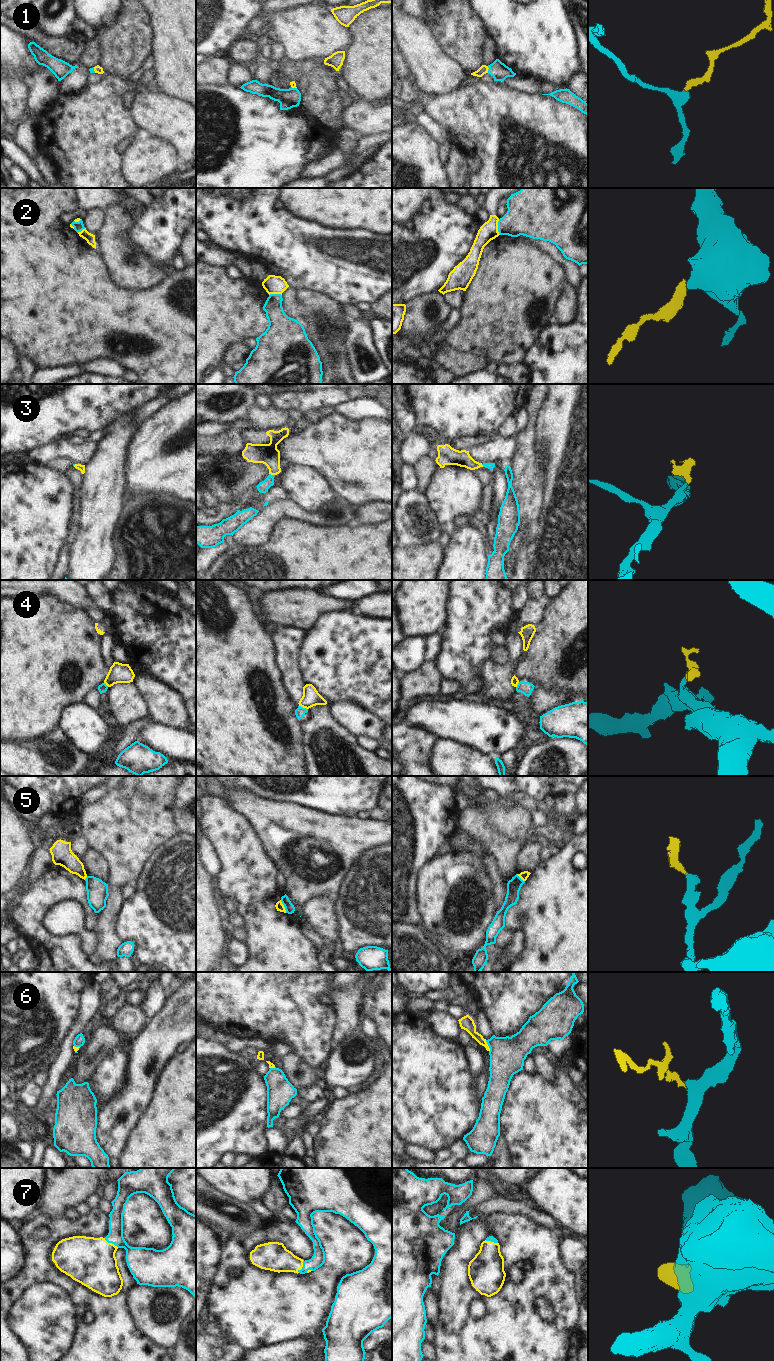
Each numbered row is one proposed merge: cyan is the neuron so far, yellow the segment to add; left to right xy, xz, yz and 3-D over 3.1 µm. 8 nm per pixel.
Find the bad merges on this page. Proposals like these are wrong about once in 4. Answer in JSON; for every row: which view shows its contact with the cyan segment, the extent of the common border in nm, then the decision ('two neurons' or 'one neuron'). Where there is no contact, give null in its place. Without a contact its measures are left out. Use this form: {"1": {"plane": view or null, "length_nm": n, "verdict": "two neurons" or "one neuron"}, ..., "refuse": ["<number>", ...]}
{"1": {"plane": "yz", "length_nm": 60, "verdict": "one neuron"}, "2": {"plane": "yz", "length_nm": 130, "verdict": "two neurons"}, "3": {"plane": "xz", "length_nm": 40, "verdict": "one neuron"}, "4": {"plane": "xz", "length_nm": 80, "verdict": "two neurons"}, "5": {"plane": "xz", "length_nm": 120, "verdict": "two neurons"}, "6": {"plane": "yz", "length_nm": 100, "verdict": "one neuron"}, "7": {"plane": "xy", "length_nm": 140, "verdict": "one neuron"}, "refuse": ["2", "4", "5"]}

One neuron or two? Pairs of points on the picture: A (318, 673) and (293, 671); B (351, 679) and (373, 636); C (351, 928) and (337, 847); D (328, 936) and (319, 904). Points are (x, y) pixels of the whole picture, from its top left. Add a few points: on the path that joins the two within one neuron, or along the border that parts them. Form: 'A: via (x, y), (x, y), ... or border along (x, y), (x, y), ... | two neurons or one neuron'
A: border along (298, 649), (298, 668), (302, 678), (307, 683) | two neurons
B: via (354, 668), (373, 647) | one neuron
C: border along (356, 859), (345, 875), (340, 888), (333, 896) | two neurons
D: via (327, 928), (319, 912) | one neuron

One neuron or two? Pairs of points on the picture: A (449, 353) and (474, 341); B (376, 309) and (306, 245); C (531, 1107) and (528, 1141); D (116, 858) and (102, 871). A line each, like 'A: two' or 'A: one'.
A: two
B: two
C: one
D: two

